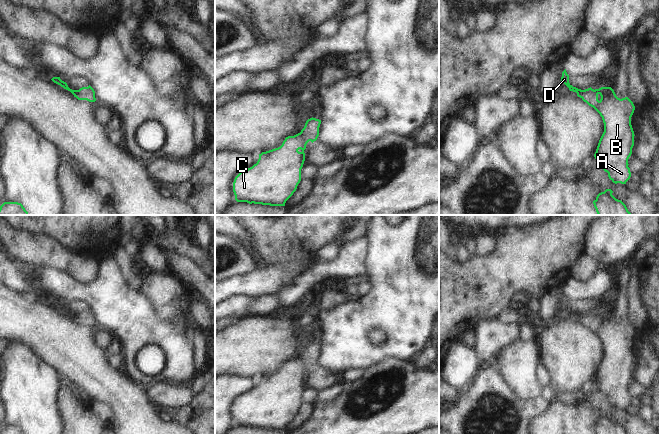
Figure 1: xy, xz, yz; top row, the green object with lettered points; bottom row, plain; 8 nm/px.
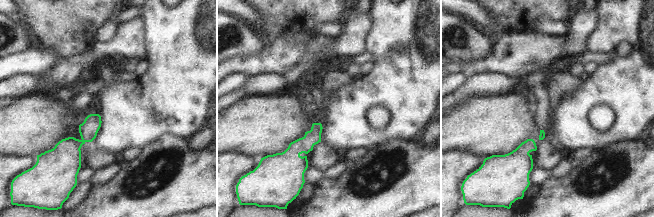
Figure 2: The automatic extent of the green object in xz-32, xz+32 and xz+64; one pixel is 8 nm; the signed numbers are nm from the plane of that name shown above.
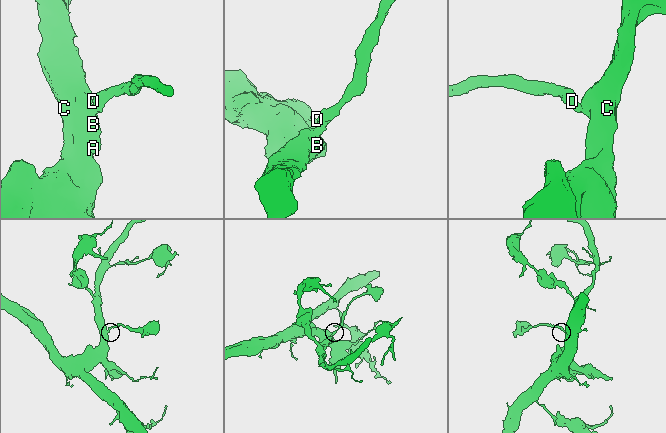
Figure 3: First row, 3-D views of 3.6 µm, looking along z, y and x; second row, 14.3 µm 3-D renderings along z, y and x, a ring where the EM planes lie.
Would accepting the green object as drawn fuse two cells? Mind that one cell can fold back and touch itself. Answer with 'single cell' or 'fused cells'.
single cell

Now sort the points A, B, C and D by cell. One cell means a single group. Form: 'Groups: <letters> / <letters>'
Groups: A B C D.

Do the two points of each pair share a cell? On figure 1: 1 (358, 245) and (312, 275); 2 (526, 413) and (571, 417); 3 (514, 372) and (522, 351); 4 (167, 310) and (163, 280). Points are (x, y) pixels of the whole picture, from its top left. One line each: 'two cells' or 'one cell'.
1: one cell
2: two cells
3: one cell
4: one cell

